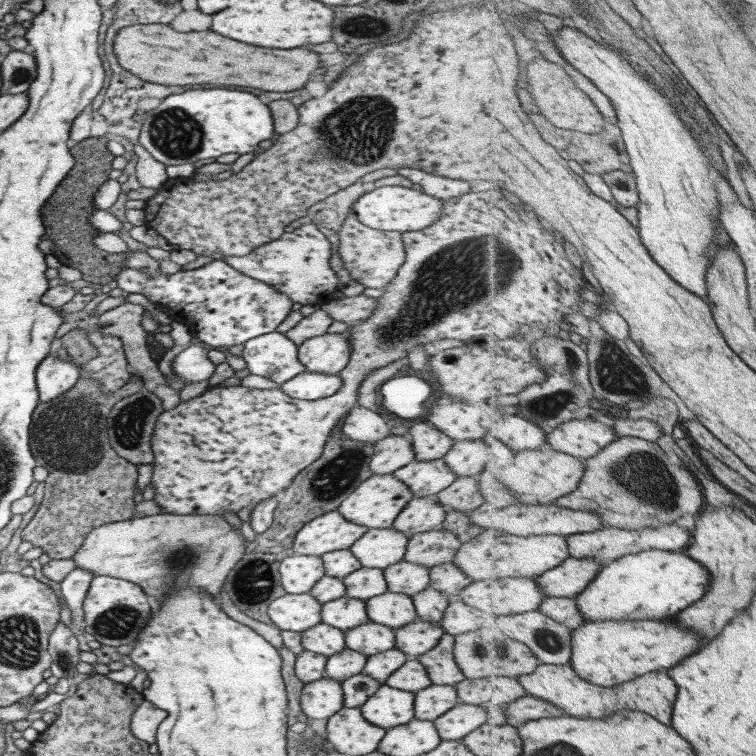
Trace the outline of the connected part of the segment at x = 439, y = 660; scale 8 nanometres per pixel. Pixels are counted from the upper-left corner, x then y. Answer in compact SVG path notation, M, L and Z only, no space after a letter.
M445 634L433 648L416 658L425 667L431 684L454 685L464 679L453 659L453 644L454 637Z

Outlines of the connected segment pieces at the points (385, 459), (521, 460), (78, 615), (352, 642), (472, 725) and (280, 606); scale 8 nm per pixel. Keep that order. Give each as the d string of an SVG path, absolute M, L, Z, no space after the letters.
M389 434L372 445L373 454L369 462L372 475L392 474L414 460L414 448L403 436Z
M546 442L539 449L525 449L515 452L513 456L513 468L511 468L511 480L507 478L502 482L502 486L515 491L519 497L519 502L527 505L545 505L553 503L558 498L570 495L578 490L578 485L582 483L584 472L586 471L586 461L551 446Z
M74 567L61 582L58 582L59 592L71 612L73 627L82 628L83 626L83 607L81 606L92 576L91 572Z
M368 621L344 632L344 647L368 657L394 648L394 631L387 626Z
M458 703L433 719L440 740L460 740L485 722L482 705Z
M285 593L267 605L268 621L280 631L300 633L320 623L321 605L309 593Z

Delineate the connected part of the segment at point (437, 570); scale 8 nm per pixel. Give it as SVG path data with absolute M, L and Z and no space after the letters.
M452 560L429 568L428 577L427 587L445 593L447 596L453 596L454 599L459 594L459 590L472 581Z

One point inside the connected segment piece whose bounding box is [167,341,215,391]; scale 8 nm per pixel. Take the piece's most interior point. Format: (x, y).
(191, 365)

